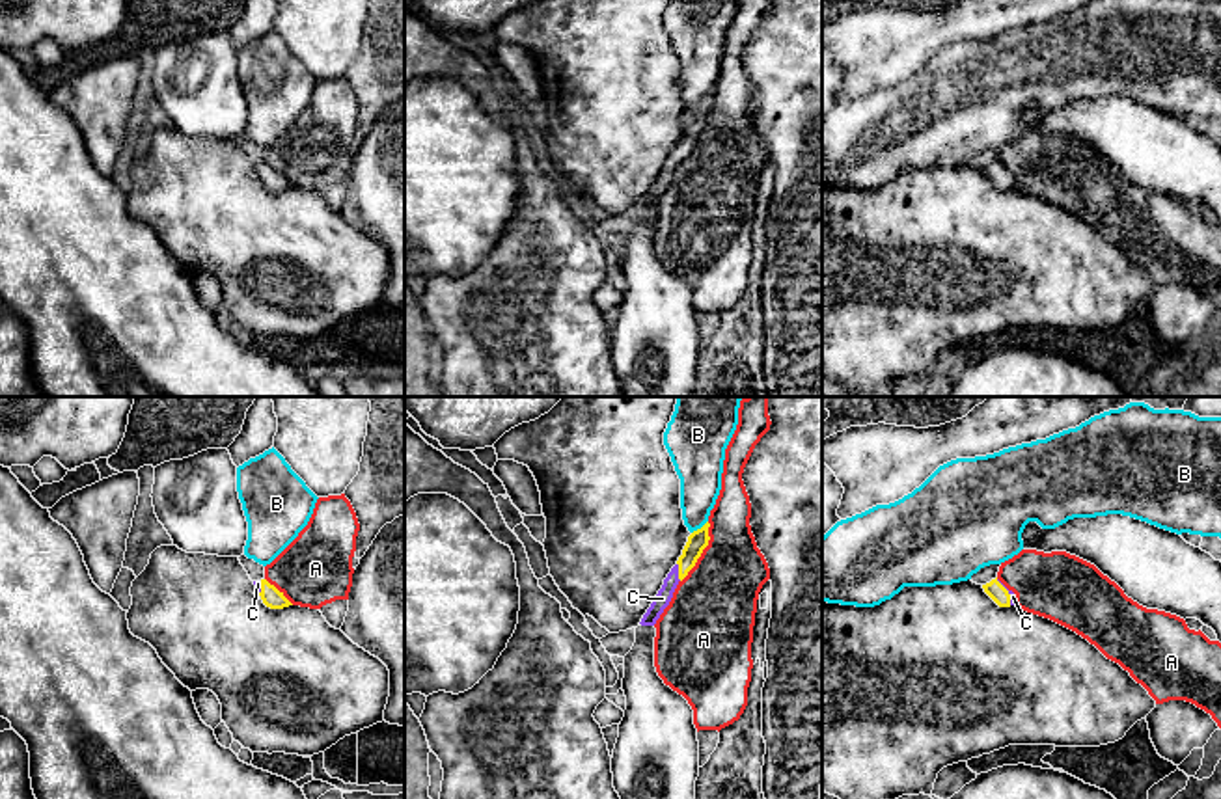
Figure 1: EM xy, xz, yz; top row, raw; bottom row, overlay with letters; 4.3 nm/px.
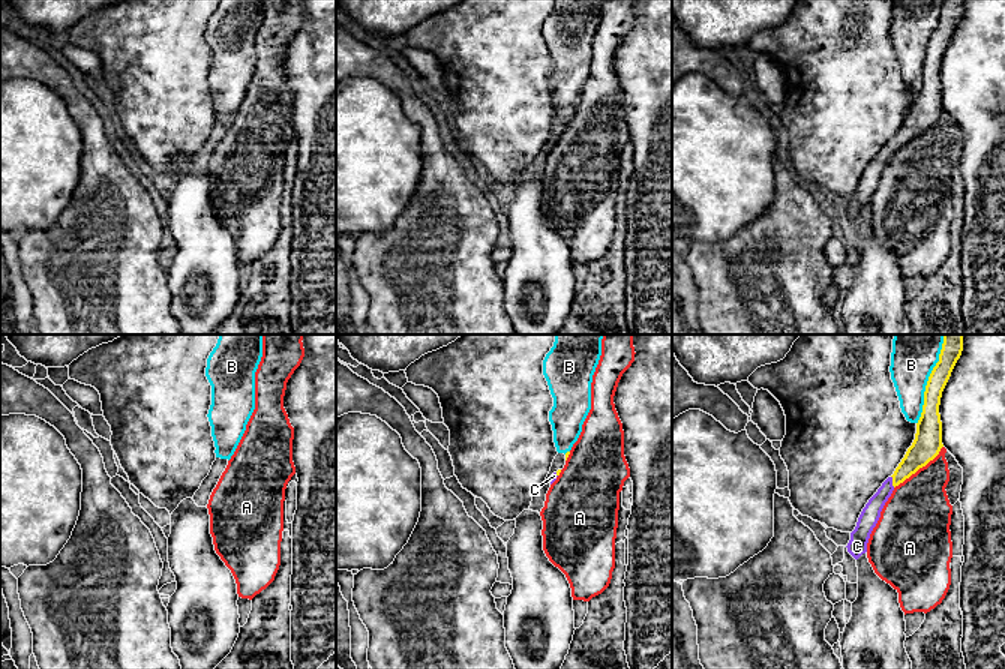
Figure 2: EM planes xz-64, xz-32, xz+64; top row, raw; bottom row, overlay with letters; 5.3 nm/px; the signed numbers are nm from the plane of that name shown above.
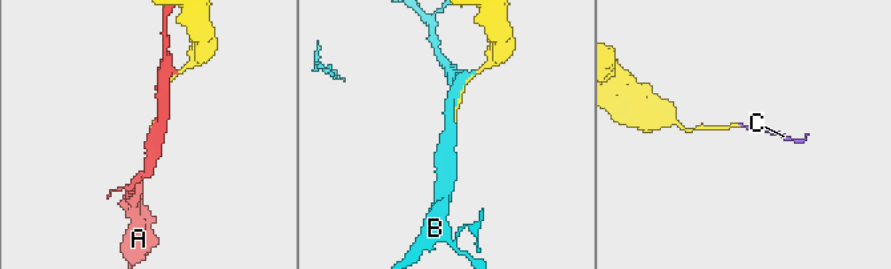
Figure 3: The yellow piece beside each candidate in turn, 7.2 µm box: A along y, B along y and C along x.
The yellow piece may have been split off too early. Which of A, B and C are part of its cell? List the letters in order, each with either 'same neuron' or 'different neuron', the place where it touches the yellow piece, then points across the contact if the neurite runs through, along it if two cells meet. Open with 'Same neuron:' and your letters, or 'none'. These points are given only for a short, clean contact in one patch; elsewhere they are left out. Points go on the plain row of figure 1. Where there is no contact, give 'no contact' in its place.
Same neuron: C
A: different neuron; meets yellow in xz at (701, 135)
B: different neuron; meets yellow in xz at (701, 110)
C: same neuron; meets yellow in xz at (679, 155)

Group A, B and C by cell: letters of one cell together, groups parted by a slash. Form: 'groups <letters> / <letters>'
groups A / B / C

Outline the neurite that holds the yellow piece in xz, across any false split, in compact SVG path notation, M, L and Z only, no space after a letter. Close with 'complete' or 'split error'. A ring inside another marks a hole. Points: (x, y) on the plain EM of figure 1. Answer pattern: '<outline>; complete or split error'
M707 104L701 112L693 114L688 119L682 138L664 162L662 171L658 173L651 190L639 205L641 209L654 209L664 192L669 188L677 168L688 158L688 155L695 149L697 142L701 140L703 132L708 129L708 110L710 106Z; split error

